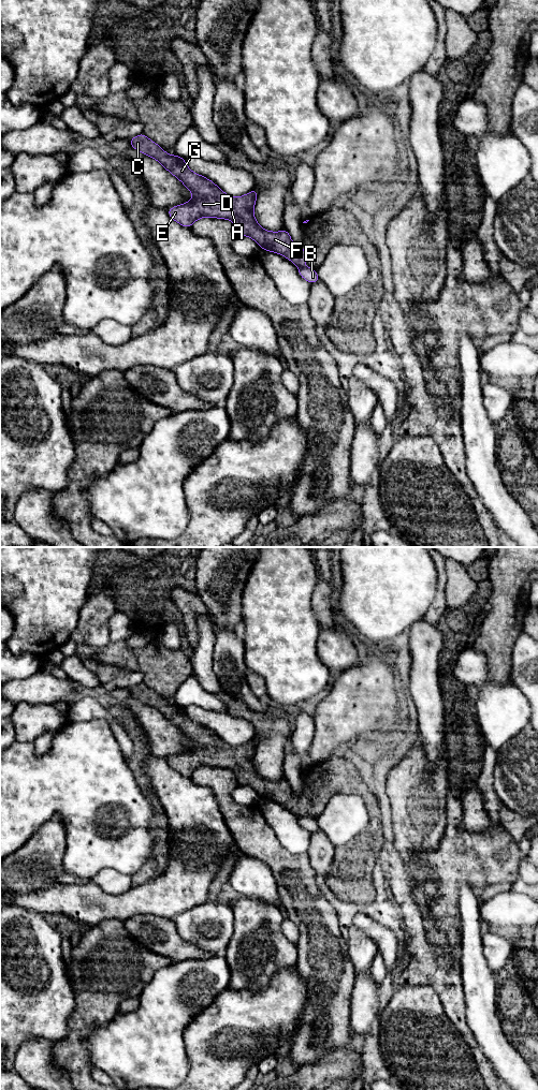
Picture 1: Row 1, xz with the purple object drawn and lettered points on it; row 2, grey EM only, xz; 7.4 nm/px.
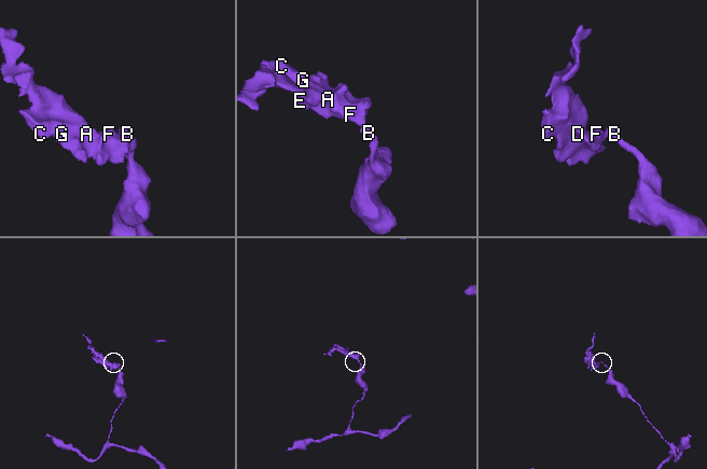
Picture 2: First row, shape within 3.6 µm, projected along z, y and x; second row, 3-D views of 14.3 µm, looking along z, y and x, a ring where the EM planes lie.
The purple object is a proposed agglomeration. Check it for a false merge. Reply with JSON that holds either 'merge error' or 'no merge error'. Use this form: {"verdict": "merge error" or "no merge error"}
{"verdict": "merge error"}

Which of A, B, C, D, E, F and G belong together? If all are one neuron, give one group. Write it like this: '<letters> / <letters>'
A C D E F G / B

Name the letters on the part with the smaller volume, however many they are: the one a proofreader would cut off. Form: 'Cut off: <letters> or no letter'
Cut off: A, C, D, E, F, G

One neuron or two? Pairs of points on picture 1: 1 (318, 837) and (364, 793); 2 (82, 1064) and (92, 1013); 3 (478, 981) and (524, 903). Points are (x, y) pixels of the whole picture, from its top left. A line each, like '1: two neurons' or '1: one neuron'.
1: two neurons
2: one neuron
3: two neurons

